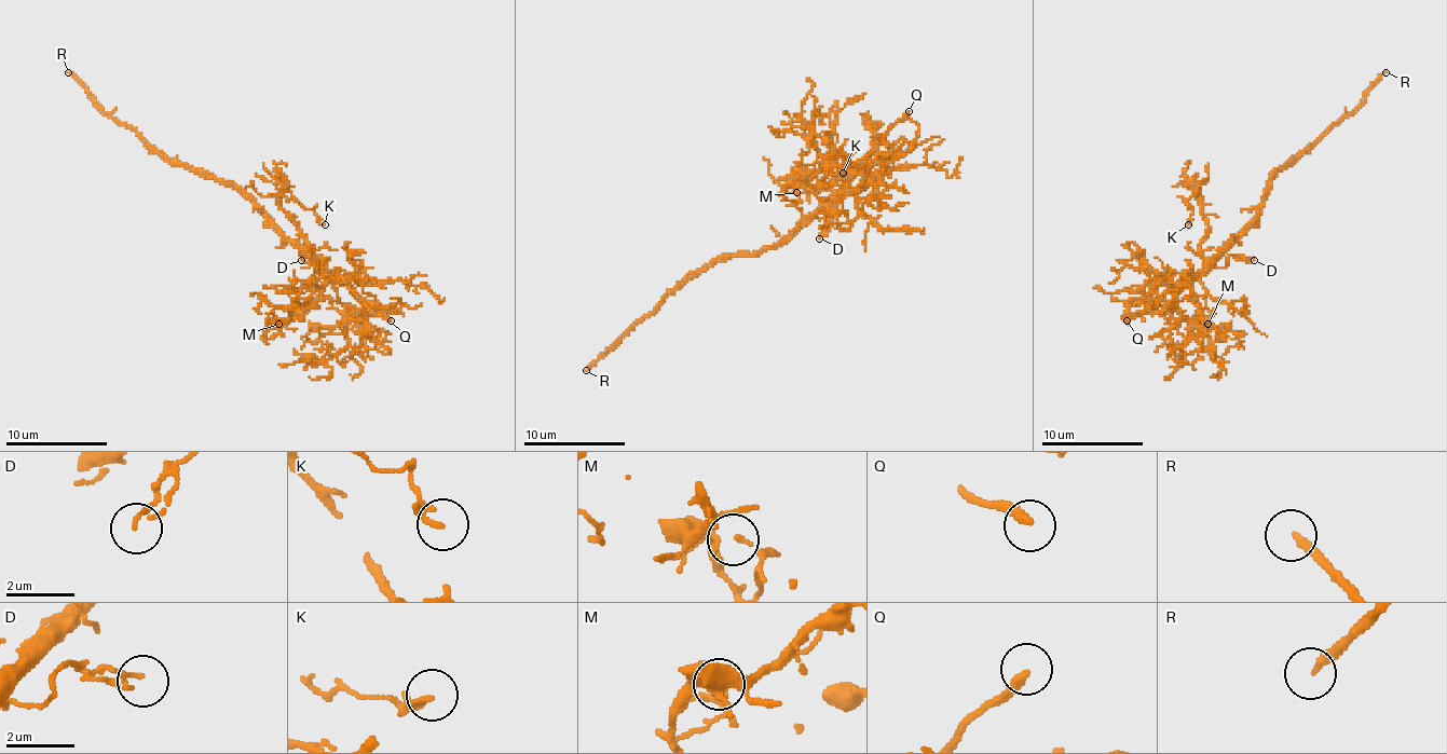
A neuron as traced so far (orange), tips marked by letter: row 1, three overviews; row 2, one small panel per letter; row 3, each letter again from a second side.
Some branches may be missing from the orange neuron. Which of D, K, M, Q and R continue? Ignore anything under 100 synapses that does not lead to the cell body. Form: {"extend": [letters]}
{"extend": ["Q", "R"]}

